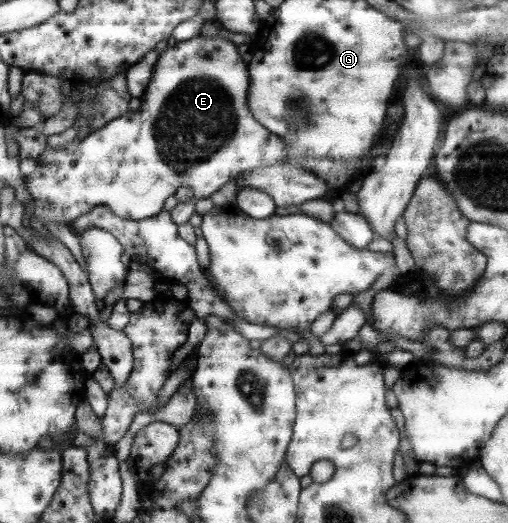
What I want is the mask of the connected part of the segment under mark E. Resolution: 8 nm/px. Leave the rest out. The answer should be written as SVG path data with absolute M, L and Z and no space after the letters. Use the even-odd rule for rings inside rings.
M200 34L192 39L179 41L173 47L169 46L154 64L154 69L145 89L143 96L140 98L140 109L136 111L129 110L125 114L119 115L117 118L110 120L100 129L89 133L87 137L80 137L79 140L71 140L65 148L57 150L57 148L47 147L44 152L35 158L35 172L31 176L24 178L25 186L31 196L31 204L33 206L33 218L39 221L51 221L59 224L70 224L72 221L85 219L91 213L91 210L97 206L107 206L115 216L130 220L143 220L157 216L164 211L164 203L171 195L175 195L178 189L185 186L193 189L196 199L209 198L213 192L223 187L227 182L237 180L242 174L249 173L251 170L258 169L261 166L273 166L275 164L285 164L291 162L290 146L288 146L284 138L274 135L267 130L250 113L248 107L249 94L249 72L247 72L247 64L241 60L235 43L221 37L210 37Z

